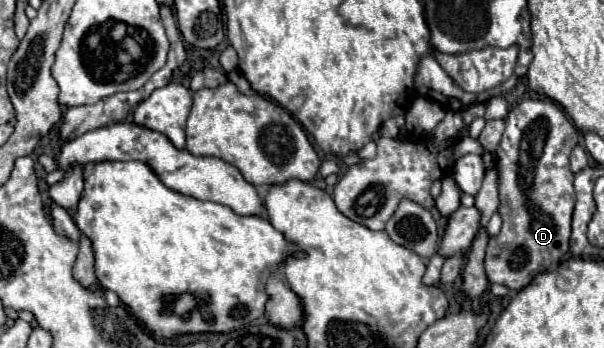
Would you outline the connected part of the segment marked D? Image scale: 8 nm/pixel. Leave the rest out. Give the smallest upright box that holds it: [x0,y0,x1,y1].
[484,100,578,290]

